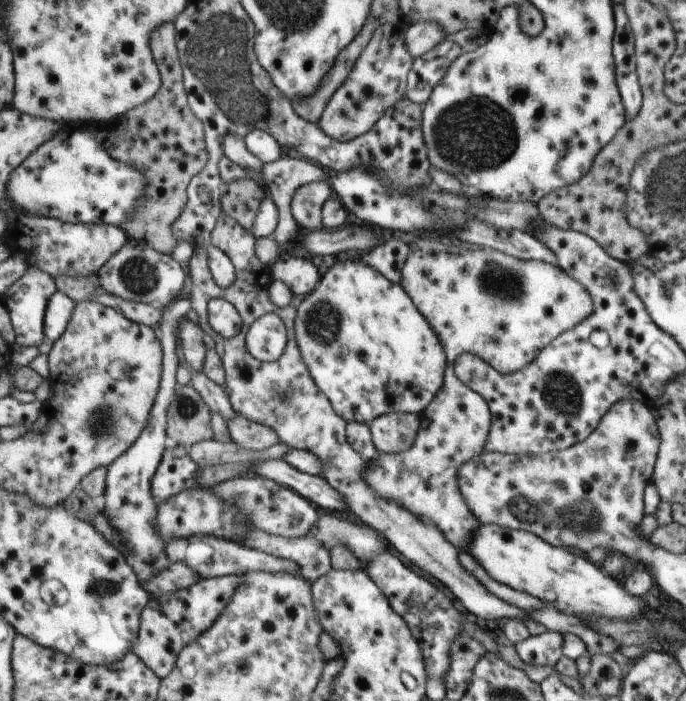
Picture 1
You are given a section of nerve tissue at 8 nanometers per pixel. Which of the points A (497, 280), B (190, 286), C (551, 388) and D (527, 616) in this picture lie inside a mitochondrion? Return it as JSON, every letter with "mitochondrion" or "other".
{"A":"mitochondrion","B":"other","C":"mitochondrion","D":"other"}

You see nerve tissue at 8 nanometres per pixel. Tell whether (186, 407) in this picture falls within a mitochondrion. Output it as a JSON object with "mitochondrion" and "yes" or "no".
{"mitochondrion":"yes"}

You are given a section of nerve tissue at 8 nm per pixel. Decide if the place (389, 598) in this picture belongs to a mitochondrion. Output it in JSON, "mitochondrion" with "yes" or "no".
{"mitochondrion":"no"}

